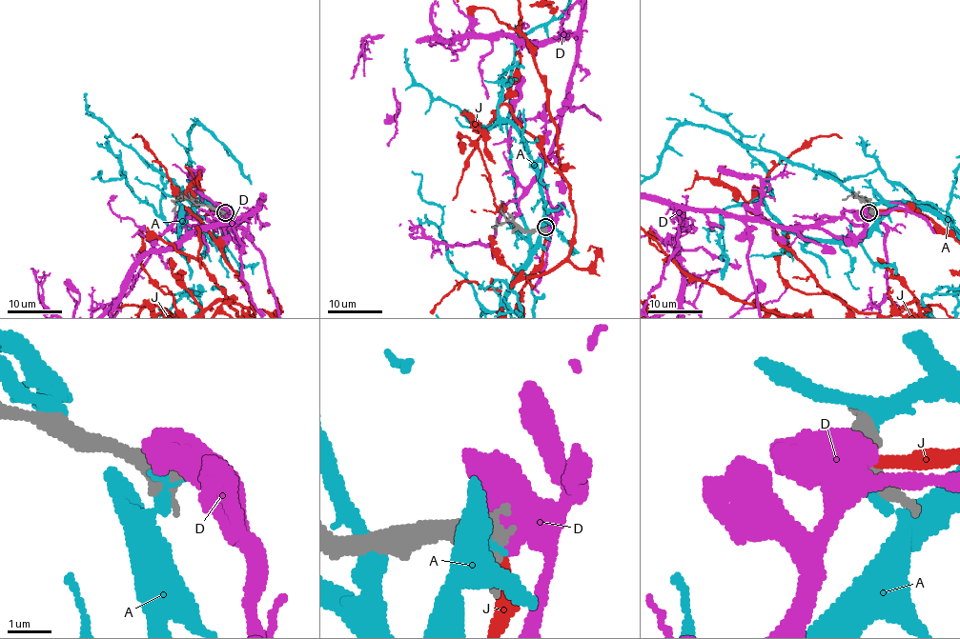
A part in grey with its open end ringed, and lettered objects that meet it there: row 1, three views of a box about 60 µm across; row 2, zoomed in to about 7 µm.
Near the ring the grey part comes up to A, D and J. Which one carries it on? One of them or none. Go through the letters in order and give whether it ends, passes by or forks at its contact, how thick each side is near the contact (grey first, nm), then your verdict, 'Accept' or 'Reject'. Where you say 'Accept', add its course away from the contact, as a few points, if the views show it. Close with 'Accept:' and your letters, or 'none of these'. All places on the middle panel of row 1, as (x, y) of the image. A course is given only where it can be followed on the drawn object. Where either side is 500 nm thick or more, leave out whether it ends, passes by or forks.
A: Thickness 500 nm (grey) against 280 nm. Reject
D: Thickness 460 nm (grey) against 650 nm. Reject
J: Thickness 500 nm (grey) against 240 nm. Reject
Accept: none of these

